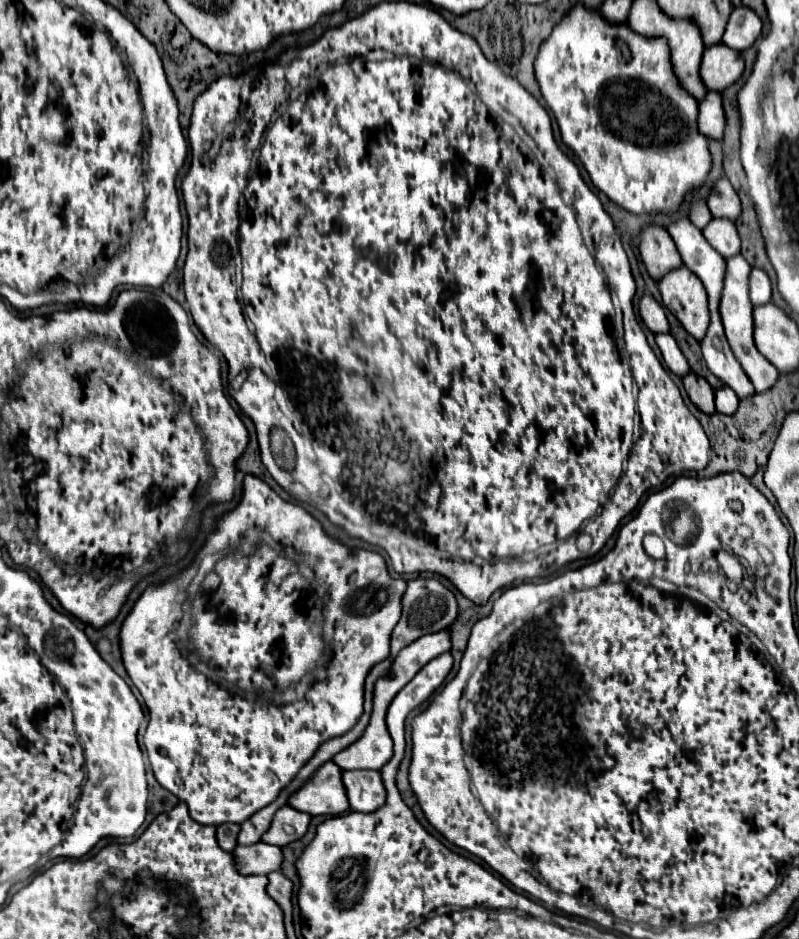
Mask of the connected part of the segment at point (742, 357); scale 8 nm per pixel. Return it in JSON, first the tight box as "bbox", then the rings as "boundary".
{"bbox":[719,254,779,392],"boundary":[[[741,254],[733,256],[731,260],[725,260],[725,280],[723,280],[723,296],[719,302],[719,312],[721,312],[727,342],[731,344],[731,352],[739,360],[743,372],[751,380],[751,384],[755,386],[755,392],[765,392],[777,382],[779,372],[771,366],[771,362],[767,362],[757,352],[757,348],[753,344],[753,306],[749,300],[749,272],[751,272],[751,266],[747,264],[747,260]]]}

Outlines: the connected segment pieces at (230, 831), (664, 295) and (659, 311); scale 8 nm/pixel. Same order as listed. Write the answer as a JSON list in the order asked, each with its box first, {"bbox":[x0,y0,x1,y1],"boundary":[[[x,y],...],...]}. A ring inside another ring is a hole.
[{"bbox":[217,824,239,852],"boundary":[[[221,824],[217,828],[217,842],[225,852],[231,852],[237,846],[239,824]]]},{"bbox":[657,266,709,340],"boundary":[[[679,266],[659,278],[657,286],[663,304],[677,316],[691,336],[701,340],[709,326],[707,294],[701,280],[685,266]]]},{"bbox":[639,292,669,334],"boundary":[[[645,292],[643,298],[639,300],[639,316],[643,318],[645,326],[647,326],[653,334],[661,334],[661,332],[665,334],[665,332],[669,332],[667,316],[665,316],[661,304],[657,304],[655,298],[653,298],[649,292]]]}]

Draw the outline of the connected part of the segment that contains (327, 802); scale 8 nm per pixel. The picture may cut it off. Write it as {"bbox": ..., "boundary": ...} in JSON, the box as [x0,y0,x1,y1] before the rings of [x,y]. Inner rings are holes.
{"bbox":[287,762,349,816],"boundary":[[[333,762],[323,764],[323,768],[319,768],[303,788],[289,796],[287,804],[311,816],[335,816],[347,812],[349,800],[345,786],[341,784],[341,770]]]}

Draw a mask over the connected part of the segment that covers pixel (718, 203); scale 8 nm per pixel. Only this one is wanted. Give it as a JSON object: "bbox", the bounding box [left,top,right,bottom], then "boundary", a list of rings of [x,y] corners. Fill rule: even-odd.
{"bbox":[707,176,741,220],"boundary":[[[723,176],[713,184],[713,190],[707,196],[707,206],[713,218],[729,218],[735,220],[741,214],[741,202],[731,182]]]}

